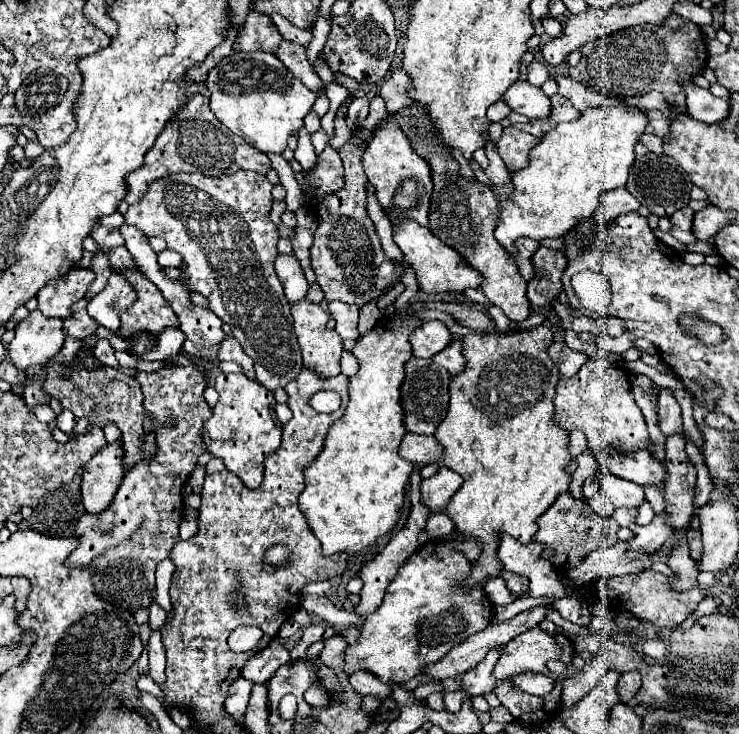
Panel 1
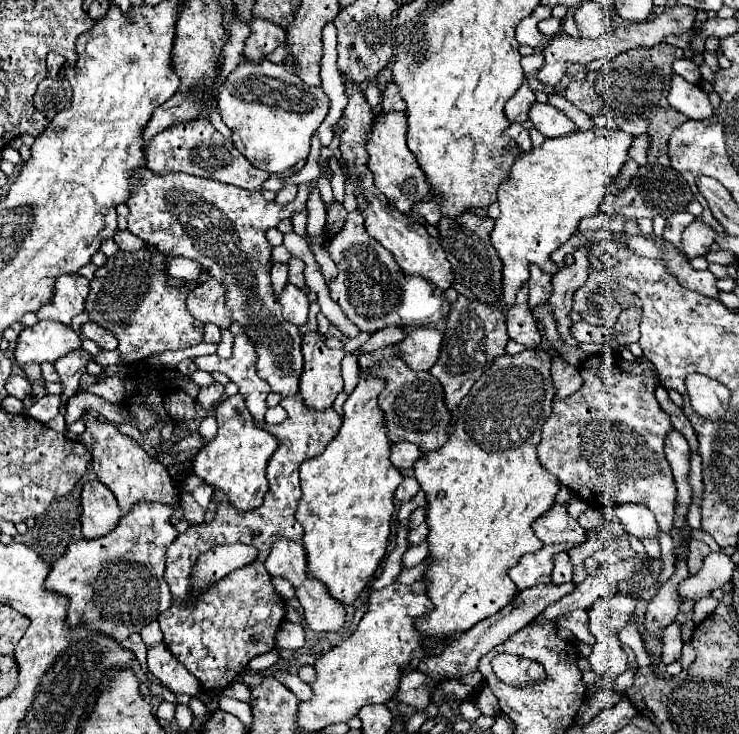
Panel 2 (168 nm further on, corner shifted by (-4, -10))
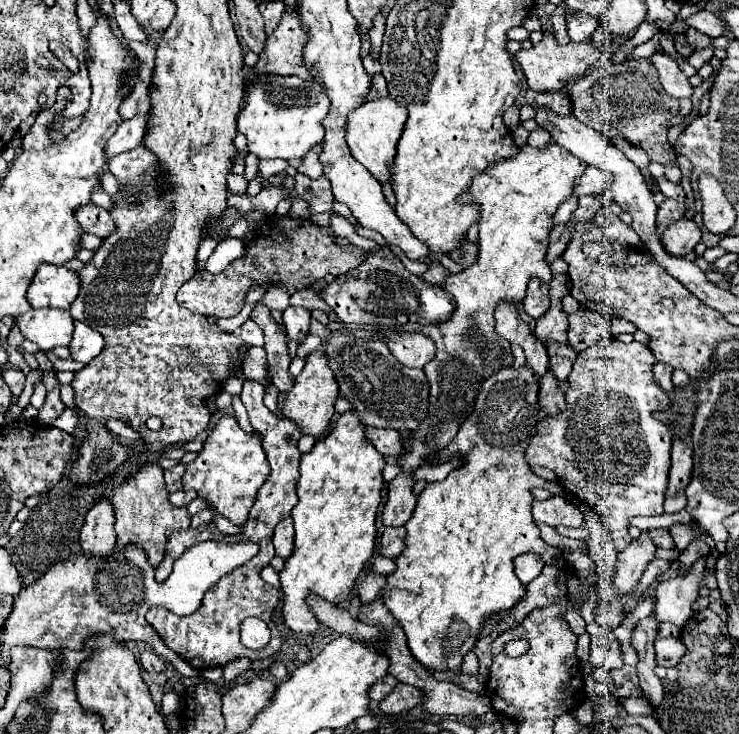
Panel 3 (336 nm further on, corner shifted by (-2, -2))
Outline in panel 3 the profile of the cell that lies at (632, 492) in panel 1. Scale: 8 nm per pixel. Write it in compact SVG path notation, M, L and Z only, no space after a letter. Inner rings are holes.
M651 529L649 533L653 535L653 543L657 547L661 547L661 549L675 549L675 543L673 543L669 531L665 531L665 529Z

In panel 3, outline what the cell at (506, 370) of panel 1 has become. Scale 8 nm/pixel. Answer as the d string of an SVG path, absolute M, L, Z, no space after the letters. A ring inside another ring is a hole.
M529 367L501 369L497 375L489 377L483 383L473 415L469 415L453 443L449 443L449 447L445 447L445 451L439 455L439 459L459 455L463 459L463 467L449 473L445 481L427 483L425 491L419 495L413 517L405 525L405 549L395 561L397 569L387 577L387 583L381 589L385 607L389 607L391 615L401 623L403 633L407 635L411 655L431 673L457 673L453 677L453 683L469 693L481 693L485 689L475 675L461 673L463 657L473 651L483 629L481 625L491 615L509 611L523 599L523 585L513 573L513 559L517 555L533 551L539 553L547 565L565 567L561 551L547 545L539 537L539 529L531 517L533 487L543 487L553 495L559 495L559 483L537 477L525 463L525 447L533 437L533 431L537 431L535 427L539 421L537 387L539 381L537 377L533 377Z

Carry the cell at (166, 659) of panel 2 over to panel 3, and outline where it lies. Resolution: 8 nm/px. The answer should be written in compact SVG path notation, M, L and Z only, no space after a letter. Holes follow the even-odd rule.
M145 649L145 651L141 653L139 663L141 663L143 671L147 671L147 673L159 673L159 671L165 669L165 661L163 661L161 657L153 655L153 651L149 651L149 649Z

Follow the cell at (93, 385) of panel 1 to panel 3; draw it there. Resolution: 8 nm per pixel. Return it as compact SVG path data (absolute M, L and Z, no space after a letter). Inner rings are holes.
M145 463L133 479L125 481L111 495L111 503L115 509L115 531L117 531L117 549L125 549L133 545L147 555L147 561L153 569L157 569L165 557L165 545L173 531L189 529L191 515L187 507L171 507L169 491L165 489L163 469L151 463ZM175 517L175 521L173 521Z

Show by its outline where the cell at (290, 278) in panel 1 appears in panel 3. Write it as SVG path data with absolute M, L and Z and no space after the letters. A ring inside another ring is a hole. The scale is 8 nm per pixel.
M289 307L285 313L283 313L283 323L285 323L285 329L287 329L287 337L297 341L297 343L303 343L307 333L309 333L309 311L303 309L303 307Z

